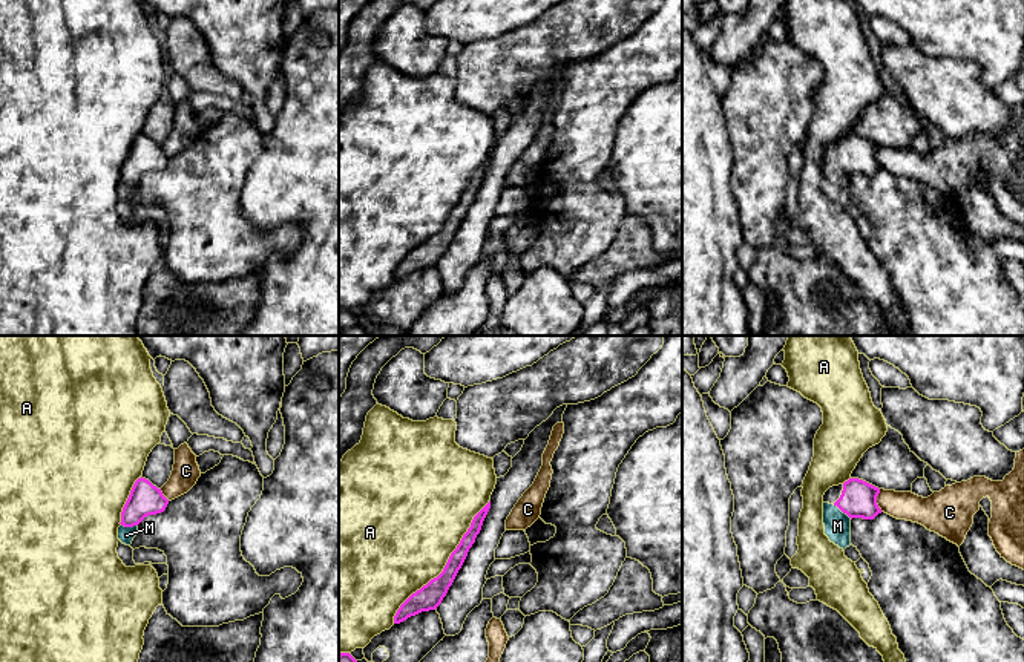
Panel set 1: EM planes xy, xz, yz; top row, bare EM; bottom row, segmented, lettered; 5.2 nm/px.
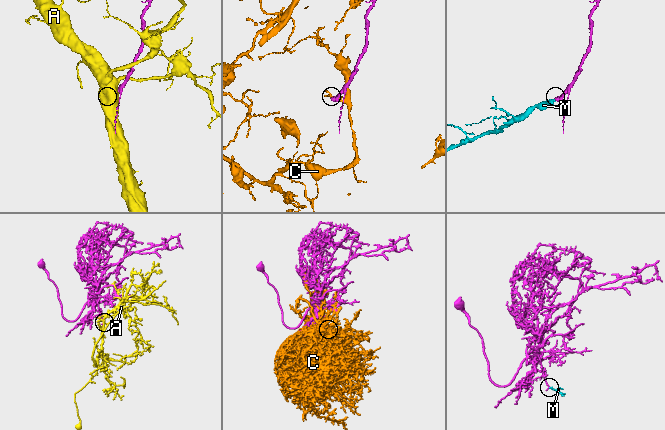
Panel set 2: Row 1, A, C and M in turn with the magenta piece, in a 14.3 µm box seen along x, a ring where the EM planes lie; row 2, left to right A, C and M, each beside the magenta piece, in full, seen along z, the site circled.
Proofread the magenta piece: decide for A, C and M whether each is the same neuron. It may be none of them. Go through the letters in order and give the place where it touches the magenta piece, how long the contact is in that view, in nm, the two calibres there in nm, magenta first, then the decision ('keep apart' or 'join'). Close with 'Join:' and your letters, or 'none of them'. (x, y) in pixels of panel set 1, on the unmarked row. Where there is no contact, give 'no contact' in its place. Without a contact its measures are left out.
A: meets magenta in xz at (445, 222); contact 800 nm long; 140 nm thick on the magenta side, 500 nm on the other; keep apart
C: meets magenta in yz at (876, 157); contact 120 nm long; 190 nm thick on the magenta side, 150 nm on the other; keep apart
M: meets magenta in yz at (842, 167); contact 130 nm long; 190 nm thick on the magenta side, 140 nm on the other; join
Join: M

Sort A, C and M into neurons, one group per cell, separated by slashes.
A / C / M

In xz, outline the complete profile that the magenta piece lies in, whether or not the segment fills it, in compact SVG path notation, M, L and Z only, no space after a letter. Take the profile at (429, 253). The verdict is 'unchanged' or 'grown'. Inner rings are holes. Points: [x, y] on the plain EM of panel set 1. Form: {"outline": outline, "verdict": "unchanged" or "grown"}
{"outline": "M491 158L474 173L471 184L463 192L457 205L451 210L443 228L431 236L420 247L412 250L397 267L394 273L394 280L400 280L411 273L422 268L435 267L443 254L446 253L449 244L452 242L458 227L461 225L469 205L475 199L477 192L481 187L483 178L491 166Z", "verdict": "unchanged"}

